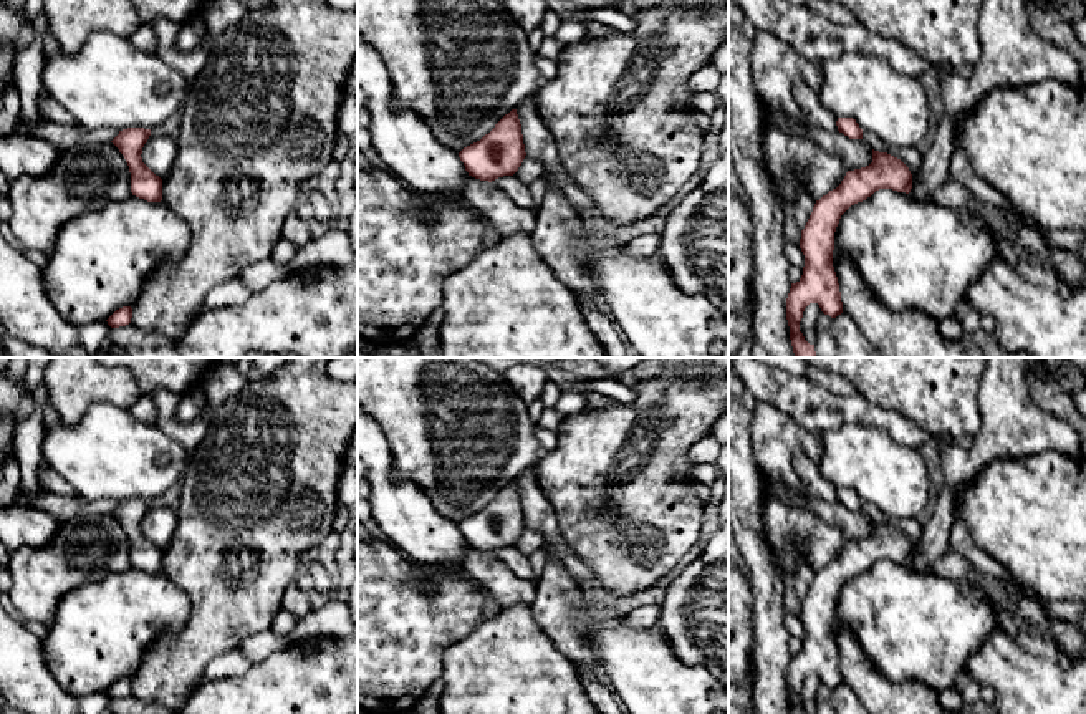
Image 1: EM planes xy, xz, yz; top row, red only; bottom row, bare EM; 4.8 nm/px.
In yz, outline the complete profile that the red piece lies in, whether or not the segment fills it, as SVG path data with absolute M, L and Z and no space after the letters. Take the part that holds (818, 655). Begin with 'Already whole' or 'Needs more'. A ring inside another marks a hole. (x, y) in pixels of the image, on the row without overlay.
Already whole. M872 520L869 537L848 542L836 560L816 572L800 610L805 626L803 646L791 654L786 669L791 714L808 714L800 702L800 692L810 674L818 674L821 683L831 689L843 684L839 654L833 638L834 603L841 586L851 577L866 572L879 560L909 565L912 545L901 530Z

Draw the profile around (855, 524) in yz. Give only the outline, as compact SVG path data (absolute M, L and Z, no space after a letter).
M780 480L770 482L770 490L786 504L805 504L824 522L836 525L848 542L866 538L872 533L872 519L864 510L849 510L839 502L826 502L805 492L798 497Z

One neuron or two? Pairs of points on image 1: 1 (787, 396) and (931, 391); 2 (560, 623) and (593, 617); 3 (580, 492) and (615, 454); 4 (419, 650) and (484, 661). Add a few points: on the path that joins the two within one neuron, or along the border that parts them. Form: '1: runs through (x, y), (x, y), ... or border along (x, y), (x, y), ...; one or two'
1: border along (858, 393), (894, 411); two
2: border along (580, 587), (586, 636), (596, 655); two
3: runs through (590, 482), (608, 464); one
4: border along (474, 628), (446, 651), (441, 678); two

